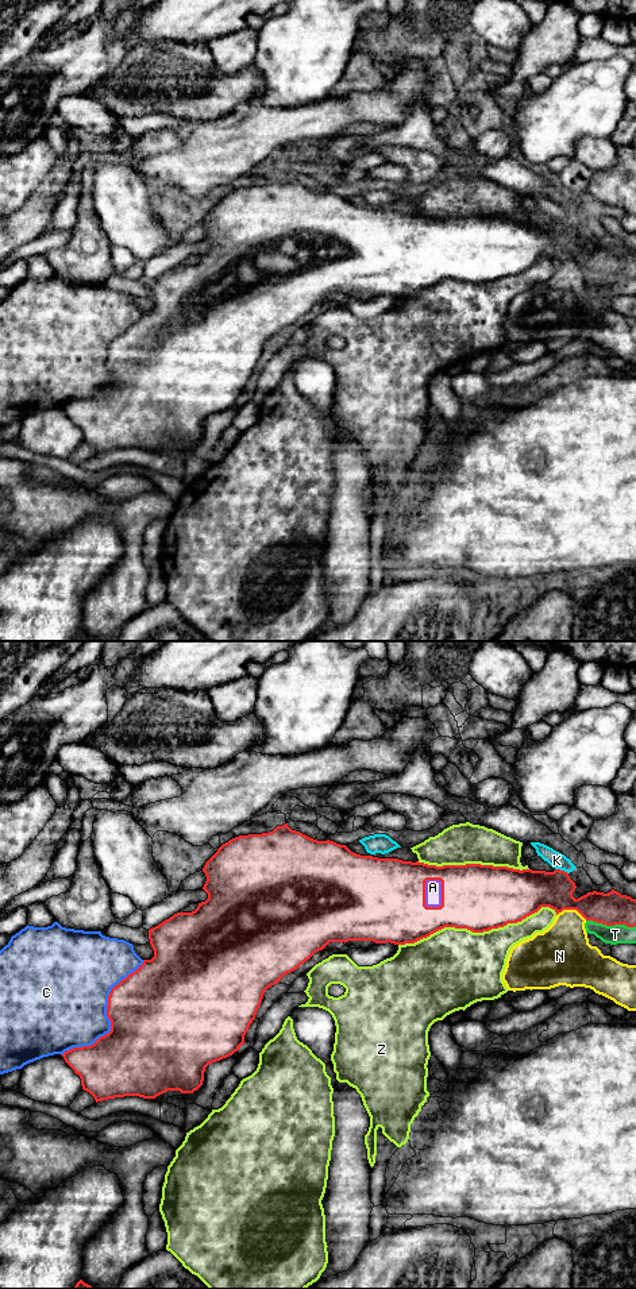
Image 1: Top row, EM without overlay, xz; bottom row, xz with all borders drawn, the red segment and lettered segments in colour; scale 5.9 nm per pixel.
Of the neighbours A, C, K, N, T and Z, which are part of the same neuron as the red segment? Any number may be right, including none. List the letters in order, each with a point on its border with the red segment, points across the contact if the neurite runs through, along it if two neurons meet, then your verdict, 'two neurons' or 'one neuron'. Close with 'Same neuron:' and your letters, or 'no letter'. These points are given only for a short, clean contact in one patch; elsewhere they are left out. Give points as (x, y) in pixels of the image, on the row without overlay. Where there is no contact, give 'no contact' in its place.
A: contact xz (424, 251); one neuron
C: contact xz (108, 370); two neurons
K: contact xz (562, 223); two neurons
N: contact xz (571, 261); two neurons
T: contact xz (611, 277); two neurons
Z: contact xz (477, 284); two neurons
Same neuron: A

